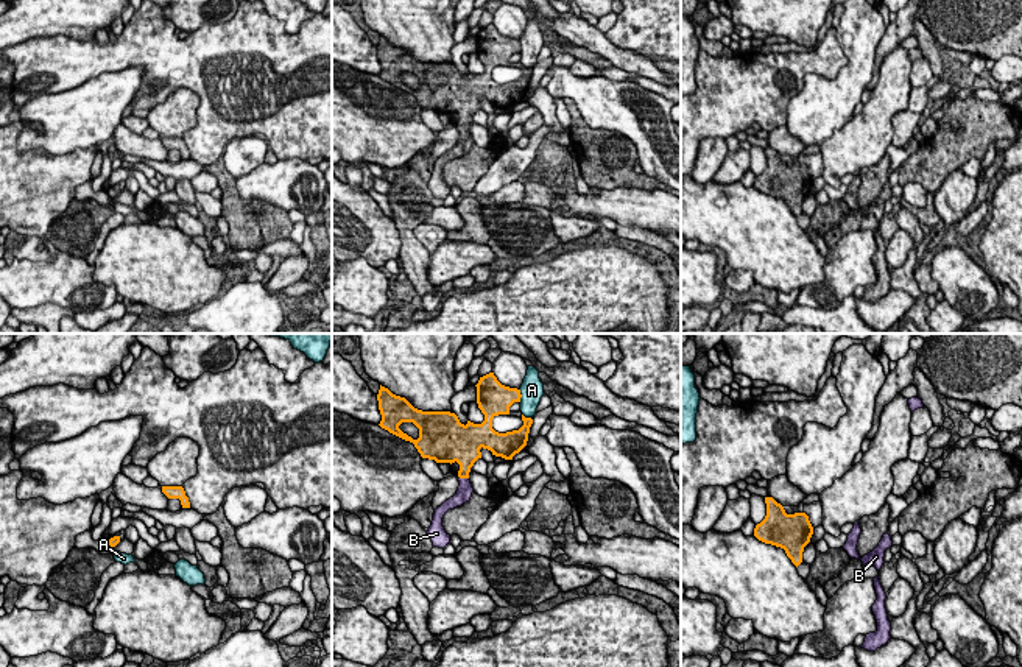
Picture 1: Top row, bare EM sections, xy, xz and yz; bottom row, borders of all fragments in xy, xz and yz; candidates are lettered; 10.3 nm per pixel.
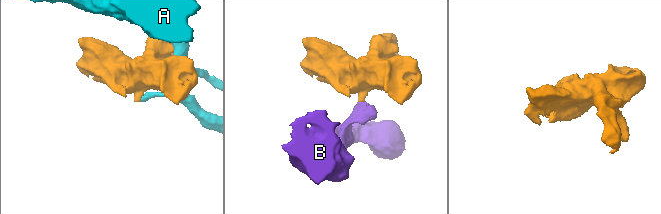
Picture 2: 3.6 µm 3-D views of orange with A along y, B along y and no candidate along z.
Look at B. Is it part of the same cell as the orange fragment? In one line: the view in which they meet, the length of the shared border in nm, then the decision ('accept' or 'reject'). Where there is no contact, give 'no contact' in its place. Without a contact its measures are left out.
meets orange in xz; contact 120 nm long; accept

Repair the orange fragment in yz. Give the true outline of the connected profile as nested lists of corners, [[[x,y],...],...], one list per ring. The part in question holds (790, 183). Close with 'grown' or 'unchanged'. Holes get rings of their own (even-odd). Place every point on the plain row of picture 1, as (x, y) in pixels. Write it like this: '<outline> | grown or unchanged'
[[[765,148],[766,167],[756,176],[754,187],[785,201],[798,218],[802,214],[804,198],[810,193],[813,178],[805,164],[787,165],[773,148]]] | unchanged

